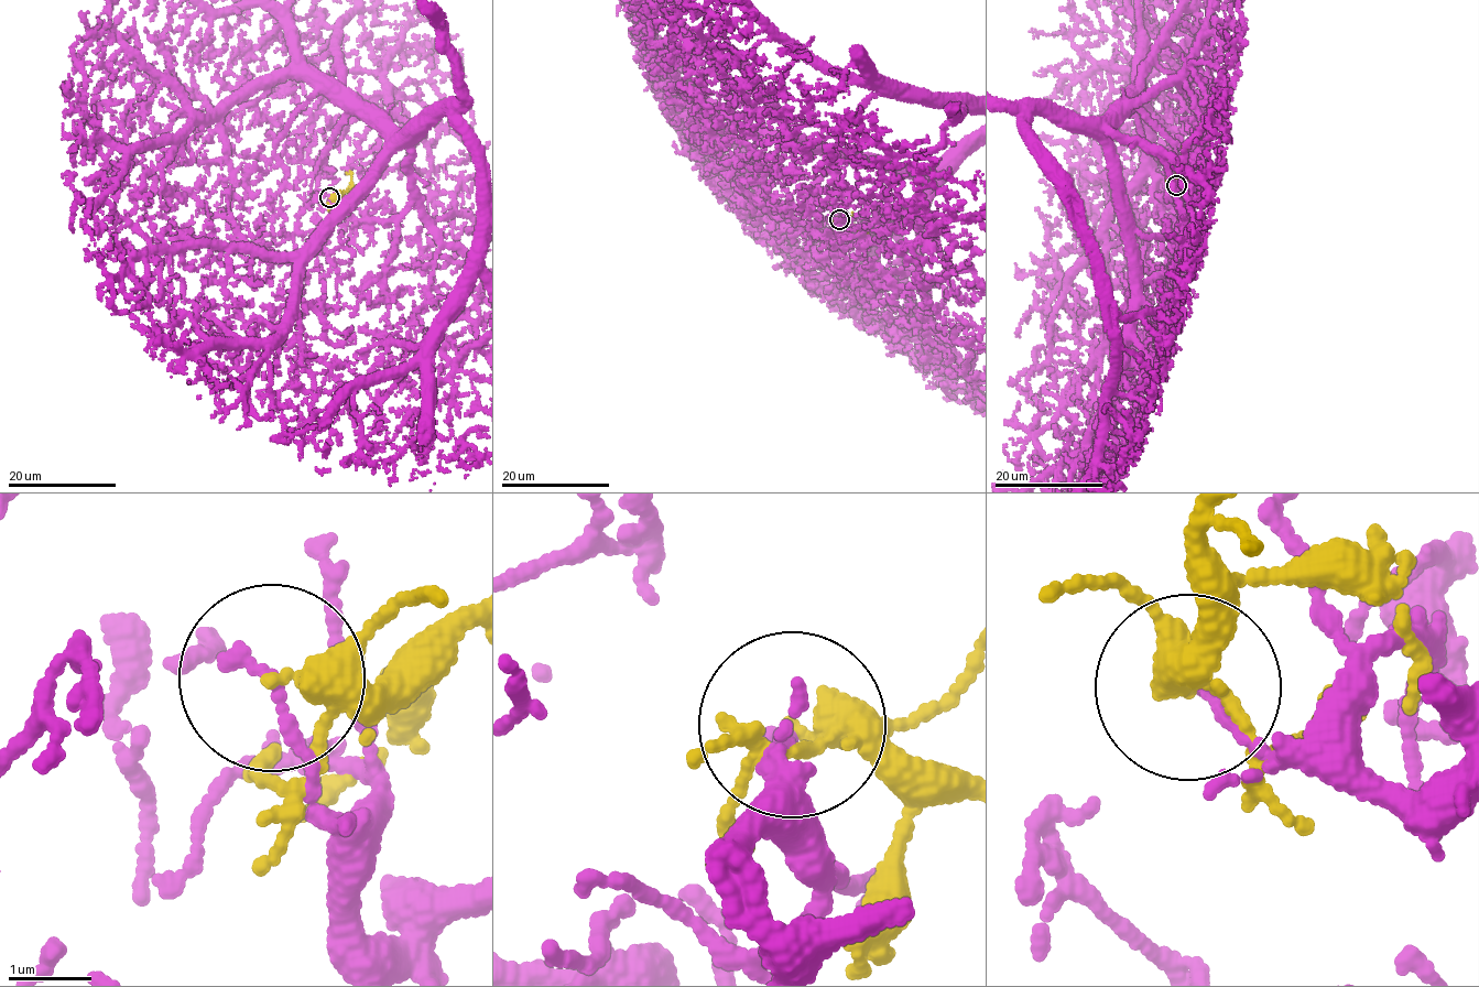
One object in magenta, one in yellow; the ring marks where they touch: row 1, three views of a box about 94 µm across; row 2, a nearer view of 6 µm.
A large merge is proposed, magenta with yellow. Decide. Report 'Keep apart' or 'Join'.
Keep apart

